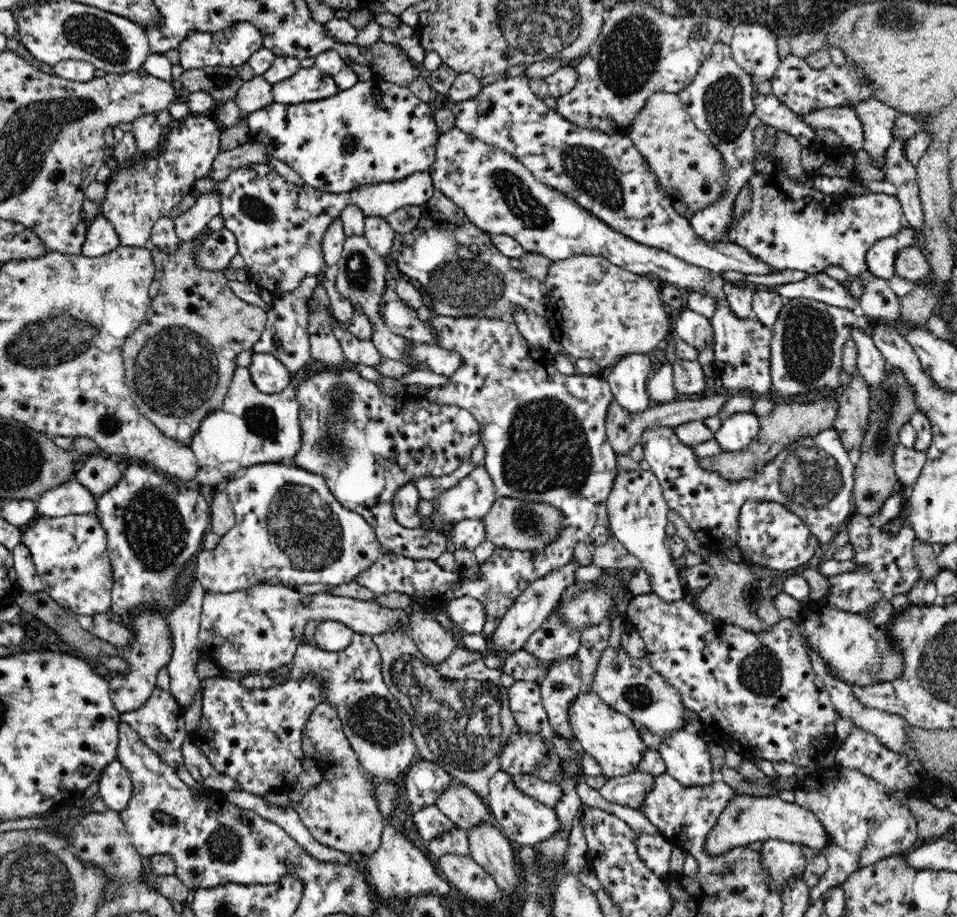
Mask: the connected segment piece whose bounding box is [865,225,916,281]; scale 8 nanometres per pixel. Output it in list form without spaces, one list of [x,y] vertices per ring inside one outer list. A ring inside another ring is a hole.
[[[906,227],[888,238],[880,238],[866,253],[865,263],[870,274],[882,280],[895,275],[895,258],[898,250],[916,244],[916,231]]]

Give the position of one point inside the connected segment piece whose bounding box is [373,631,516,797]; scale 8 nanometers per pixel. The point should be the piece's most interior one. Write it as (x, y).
(458, 707)

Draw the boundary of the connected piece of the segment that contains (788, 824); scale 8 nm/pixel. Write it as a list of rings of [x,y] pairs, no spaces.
[[[735,794],[727,802],[714,827],[706,840],[706,849],[712,855],[725,853],[725,850],[751,842],[762,843],[768,839],[804,844],[817,849],[818,852],[829,850],[828,835],[816,815],[795,801],[783,800],[779,795]]]

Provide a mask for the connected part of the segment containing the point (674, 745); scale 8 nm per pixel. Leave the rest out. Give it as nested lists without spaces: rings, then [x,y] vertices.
[[[685,728],[664,738],[658,746],[667,773],[682,786],[692,788],[712,786],[719,779],[714,774],[712,757],[708,750],[709,743],[705,742],[701,733],[688,732]]]

